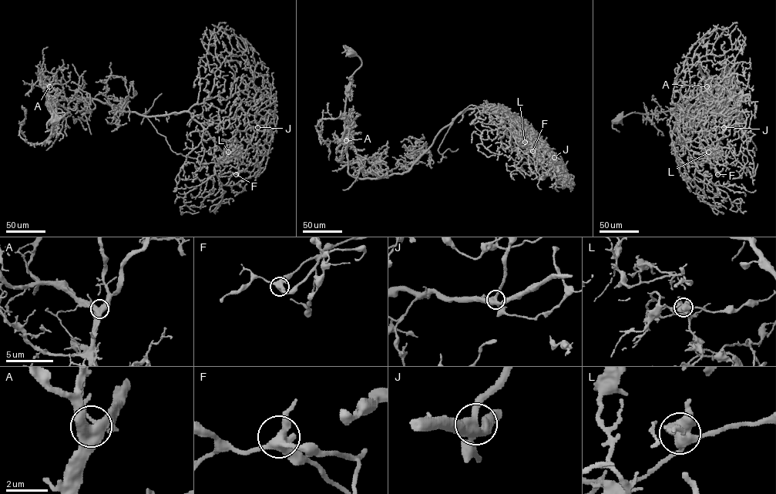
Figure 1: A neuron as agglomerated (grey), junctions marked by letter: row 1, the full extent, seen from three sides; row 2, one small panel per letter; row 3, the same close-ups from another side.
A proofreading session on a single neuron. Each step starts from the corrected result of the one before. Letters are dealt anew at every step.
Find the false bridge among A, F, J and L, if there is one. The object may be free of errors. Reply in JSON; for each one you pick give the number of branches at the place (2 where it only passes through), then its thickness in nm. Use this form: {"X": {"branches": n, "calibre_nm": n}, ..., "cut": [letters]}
{"L": {"branches": 4, "calibre_nm": 550}, "cut": ["L"]}

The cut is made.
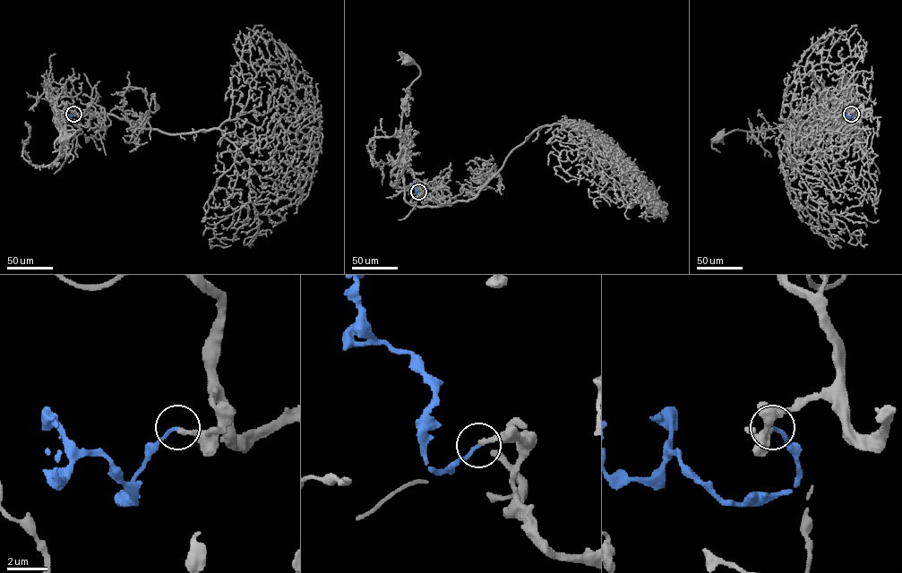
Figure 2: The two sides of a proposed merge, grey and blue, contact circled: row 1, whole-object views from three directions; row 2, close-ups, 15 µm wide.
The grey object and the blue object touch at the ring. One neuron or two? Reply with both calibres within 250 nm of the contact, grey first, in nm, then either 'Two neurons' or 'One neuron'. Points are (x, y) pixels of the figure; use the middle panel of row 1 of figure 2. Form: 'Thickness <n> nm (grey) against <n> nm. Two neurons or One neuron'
Thickness 240 nm (grey) against 170 nm. One neuron

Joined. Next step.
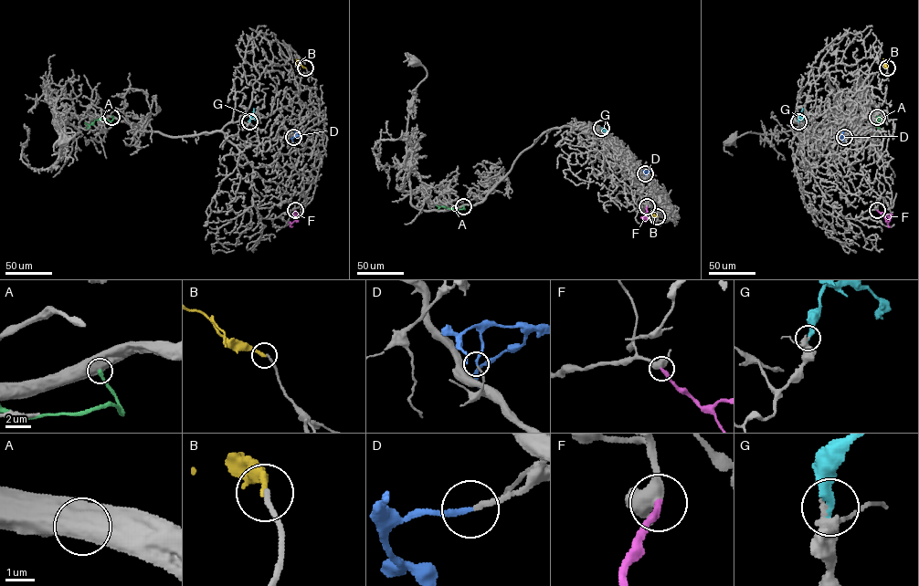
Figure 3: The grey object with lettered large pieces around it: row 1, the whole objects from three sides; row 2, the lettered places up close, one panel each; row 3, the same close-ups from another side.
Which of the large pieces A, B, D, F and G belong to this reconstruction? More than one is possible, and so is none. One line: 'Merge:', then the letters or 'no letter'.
Merge: D, F

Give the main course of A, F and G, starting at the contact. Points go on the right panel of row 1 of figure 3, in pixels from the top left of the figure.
A: (877, 117), (880, 117), (877, 122), (880, 128)
F: (877, 210), (890, 217), (889, 226)
G: (798, 121), (802, 109)

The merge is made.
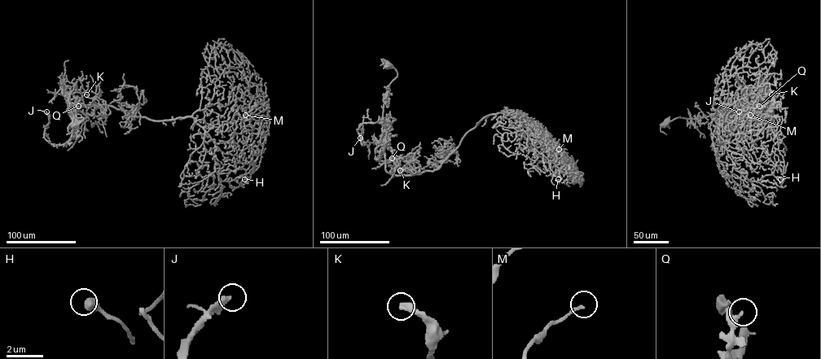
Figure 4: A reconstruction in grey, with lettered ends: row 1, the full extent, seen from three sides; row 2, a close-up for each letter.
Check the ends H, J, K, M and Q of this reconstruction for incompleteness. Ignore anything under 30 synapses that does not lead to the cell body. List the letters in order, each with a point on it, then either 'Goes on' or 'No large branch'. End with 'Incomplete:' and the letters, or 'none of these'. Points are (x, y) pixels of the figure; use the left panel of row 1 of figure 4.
H: Place: (244, 179). No large branch
J: Place: (46, 111). Goes on
K: Place: (86, 94). Goes on
M: Place: (245, 115). No large branch
Q: Place: (78, 106). No large branch
Incomplete: J, K

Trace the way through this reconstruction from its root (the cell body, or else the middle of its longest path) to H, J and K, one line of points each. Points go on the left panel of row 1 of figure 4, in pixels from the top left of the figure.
H: (74, 124), (84, 118), (72, 119), (69, 107), (191, 116), (214, 144), (218, 177), (244, 179)
J: (74, 124), (84, 118), (68, 114), (72, 138), (50, 143), (44, 137), (46, 111)
K: (74, 124), (84, 118), (72, 119), (67, 111), (69, 107), (101, 105), (86, 94)

